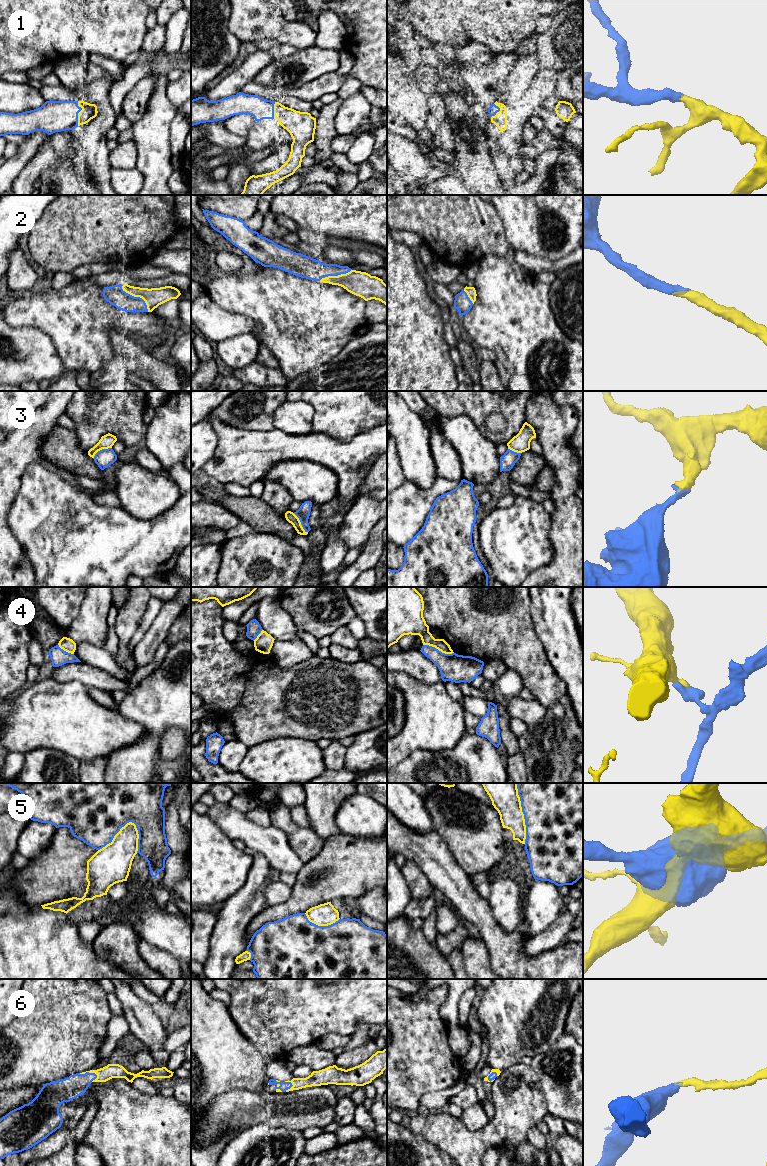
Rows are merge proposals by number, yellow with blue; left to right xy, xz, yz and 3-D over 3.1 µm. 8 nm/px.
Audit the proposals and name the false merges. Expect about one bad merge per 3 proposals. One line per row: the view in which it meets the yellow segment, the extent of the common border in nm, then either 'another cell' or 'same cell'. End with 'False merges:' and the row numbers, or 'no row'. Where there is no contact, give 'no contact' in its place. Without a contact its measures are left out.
1: meets yellow in xy; contact 200 nm long; same cell
2: meets yellow in xy; contact 300 nm long; same cell
3: meets yellow in xz; contact 200 nm long; another cell
4: meets yellow in yz; contact 260 nm long; another cell
5: meets yellow in xy; contact 380 nm long; another cell
6: meets yellow in xy; contact 160 nm long; same cell
False merges: 3, 4, 5

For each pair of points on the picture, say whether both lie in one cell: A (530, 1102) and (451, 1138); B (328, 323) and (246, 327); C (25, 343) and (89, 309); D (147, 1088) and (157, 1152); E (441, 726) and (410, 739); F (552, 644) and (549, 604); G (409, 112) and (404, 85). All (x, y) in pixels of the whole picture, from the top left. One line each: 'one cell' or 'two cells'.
A: one cell
B: two cells
C: two cells
D: two cells
E: one cell
F: one cell
G: one cell

